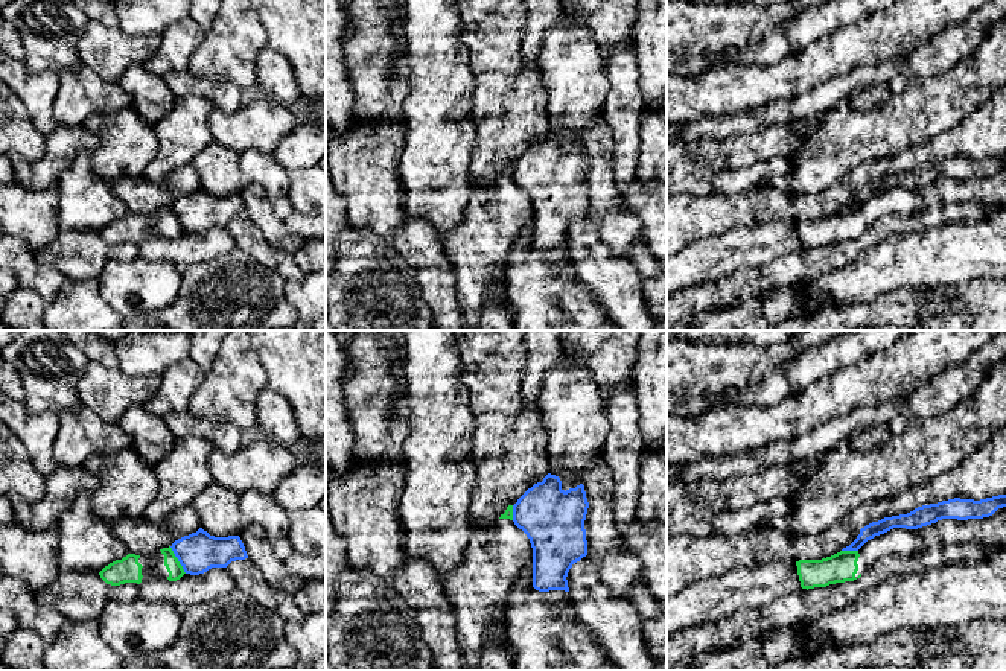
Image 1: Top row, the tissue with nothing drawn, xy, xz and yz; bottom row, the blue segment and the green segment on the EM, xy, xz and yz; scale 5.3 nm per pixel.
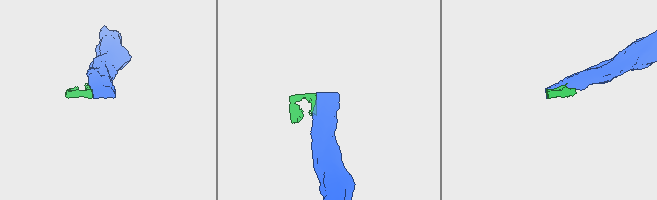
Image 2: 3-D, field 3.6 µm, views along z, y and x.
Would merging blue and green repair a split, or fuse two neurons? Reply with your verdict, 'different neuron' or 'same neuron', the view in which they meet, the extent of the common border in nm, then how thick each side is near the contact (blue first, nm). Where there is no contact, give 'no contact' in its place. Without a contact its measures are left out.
different neuron; meets blue in xy; contact 170 nm long; 220 nm thick on the blue side, 80 nm on the other

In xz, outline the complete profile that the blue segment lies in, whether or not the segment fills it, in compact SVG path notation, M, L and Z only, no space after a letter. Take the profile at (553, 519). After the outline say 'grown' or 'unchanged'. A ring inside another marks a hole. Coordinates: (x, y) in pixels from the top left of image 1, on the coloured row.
M551 473L528 488L513 505L513 522L527 534L533 548L533 587L536 590L569 592L568 572L574 563L587 555L584 529L587 508L583 484L565 491L560 478Z; unchanged

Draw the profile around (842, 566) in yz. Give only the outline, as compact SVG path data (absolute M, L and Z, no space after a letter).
M1006 507L983 519L942 519L918 529L893 528L868 540L858 551L840 551L822 560L762 563L752 568L737 568L721 577L697 581L667 598L667 634L674 634L679 630L692 628L703 622L718 621L740 607L764 606L784 593L799 589L808 590L854 581L887 555L912 557L930 548L948 548L951 545L980 545L988 551L1006 545Z

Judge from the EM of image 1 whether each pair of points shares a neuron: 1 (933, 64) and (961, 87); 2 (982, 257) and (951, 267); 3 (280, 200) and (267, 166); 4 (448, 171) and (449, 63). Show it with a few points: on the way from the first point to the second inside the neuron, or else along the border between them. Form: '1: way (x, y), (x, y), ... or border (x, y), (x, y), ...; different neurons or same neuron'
1: border (974, 52), (938, 75), (915, 76), (909, 81); different neurons
2: way (974, 257), (959, 259); same neuron
3: way (277, 192), (276, 181), (268, 174); same neuron
4: way (440, 143), (440, 90); same neuron

